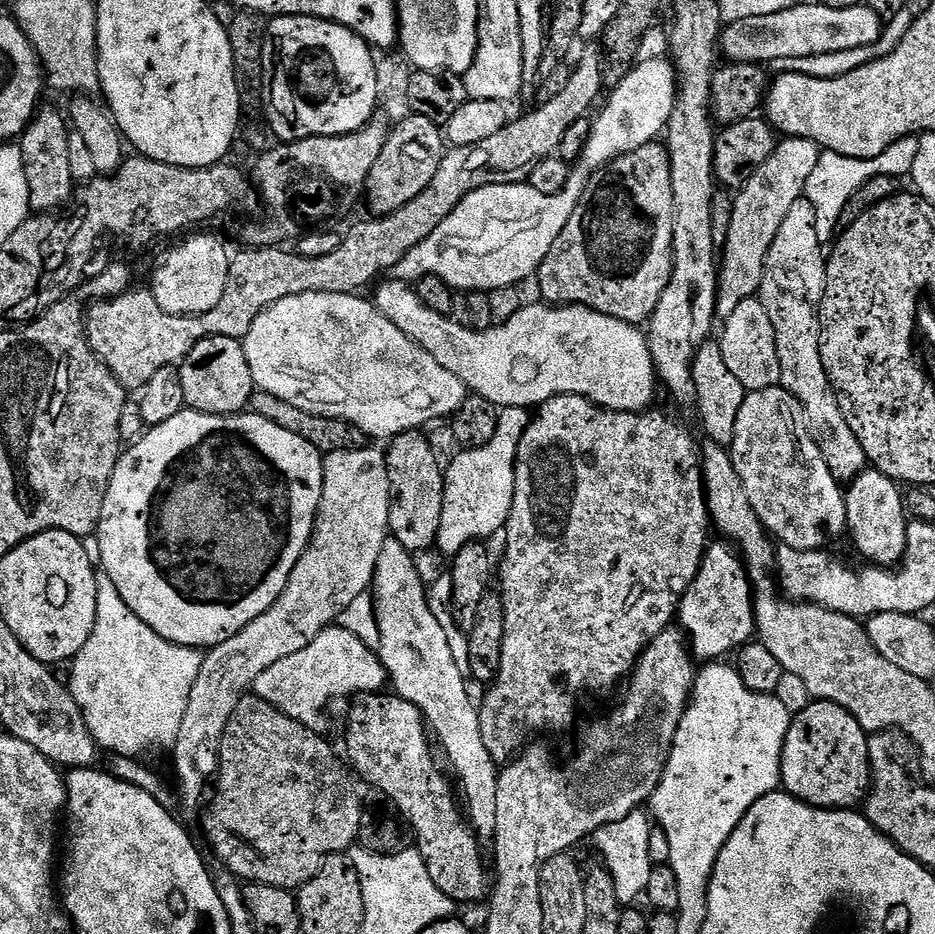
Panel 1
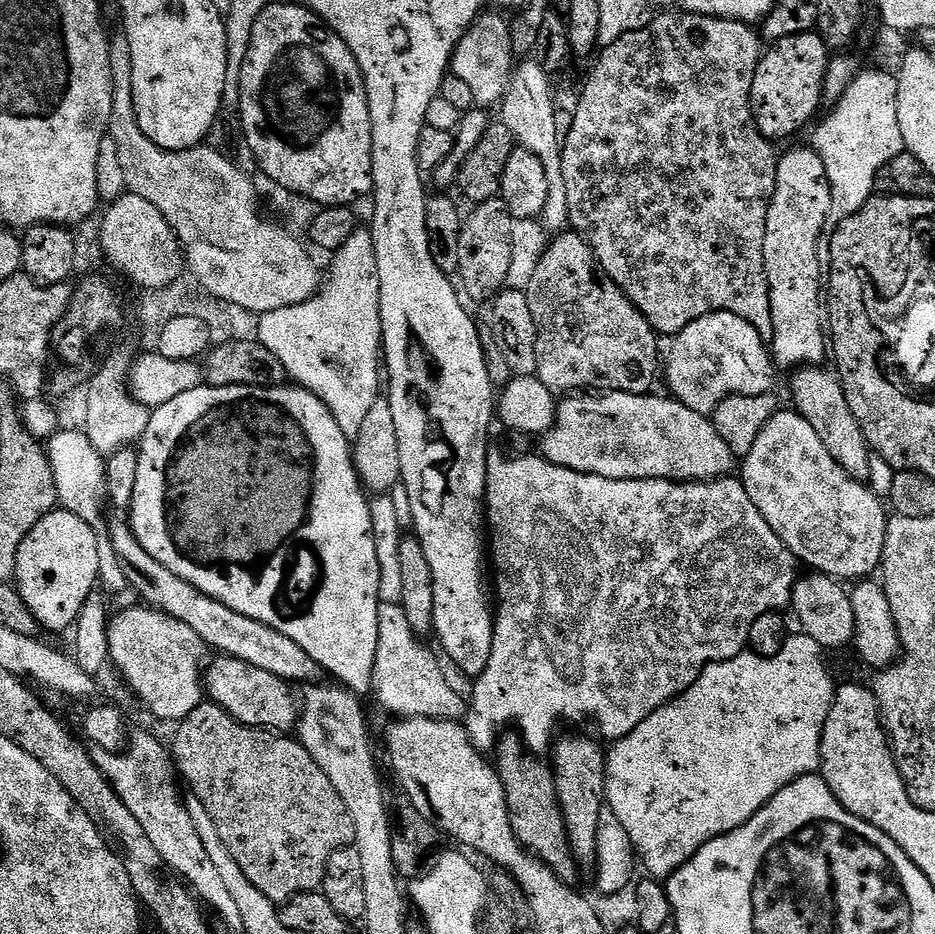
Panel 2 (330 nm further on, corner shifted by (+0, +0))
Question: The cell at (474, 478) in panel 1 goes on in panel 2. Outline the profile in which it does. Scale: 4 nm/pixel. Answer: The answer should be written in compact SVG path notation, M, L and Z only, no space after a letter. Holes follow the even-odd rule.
M629 392L569 395L559 401L556 421L552 423L551 430L543 433L538 444L539 451L544 459L549 460L554 466L611 480L703 482L727 477L731 473L728 471L732 468L734 457L730 446L722 442L711 419L682 406L682 402L667 395L656 395L635 396Z

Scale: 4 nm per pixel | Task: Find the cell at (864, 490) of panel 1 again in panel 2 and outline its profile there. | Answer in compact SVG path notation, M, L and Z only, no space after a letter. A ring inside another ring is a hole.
M809 366L791 373L792 376L792 400L794 410L806 422L810 422L814 434L826 446L830 458L846 470L855 480L867 481L867 476L871 474L872 468L868 463L874 460L873 453L868 447L866 438L862 434L862 426L858 426L858 418L850 414L850 402L846 402L846 394L840 385L840 378L835 371L824 366Z

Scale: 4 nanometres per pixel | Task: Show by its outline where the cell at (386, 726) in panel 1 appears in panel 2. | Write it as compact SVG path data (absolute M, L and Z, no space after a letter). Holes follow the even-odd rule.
M223 654L215 657L212 665L207 665L202 676L202 688L207 699L216 704L226 714L230 714L240 724L251 728L263 728L277 734L288 734L298 724L298 700L292 697L289 681L270 674L270 670L258 670L250 662L242 662L233 656Z

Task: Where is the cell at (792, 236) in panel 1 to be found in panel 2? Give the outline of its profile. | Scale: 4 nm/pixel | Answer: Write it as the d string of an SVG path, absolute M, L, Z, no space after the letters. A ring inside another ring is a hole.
M805 146L805 148L792 148L788 153L779 157L776 166L776 189L772 195L772 200L768 204L768 217L766 218L766 238L764 239L764 273L768 279L768 297L770 298L770 310L774 318L774 338L770 345L770 355L774 361L775 367L788 368L787 370L799 370L809 366L820 366L826 360L826 324L822 319L822 270L818 266L818 246L822 243L820 232L825 231L824 223L830 214L830 182L826 178L826 166L822 158L816 153L815 148Z

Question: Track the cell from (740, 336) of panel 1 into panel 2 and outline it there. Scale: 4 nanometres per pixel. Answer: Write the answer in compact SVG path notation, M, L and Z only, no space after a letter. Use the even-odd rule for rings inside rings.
M706 314L671 337L670 344L668 365L662 368L663 379L664 376L668 379L667 391L671 399L698 414L711 417L721 402L731 396L757 396L773 391L774 361L769 345L764 344L754 326L738 318L738 314Z

